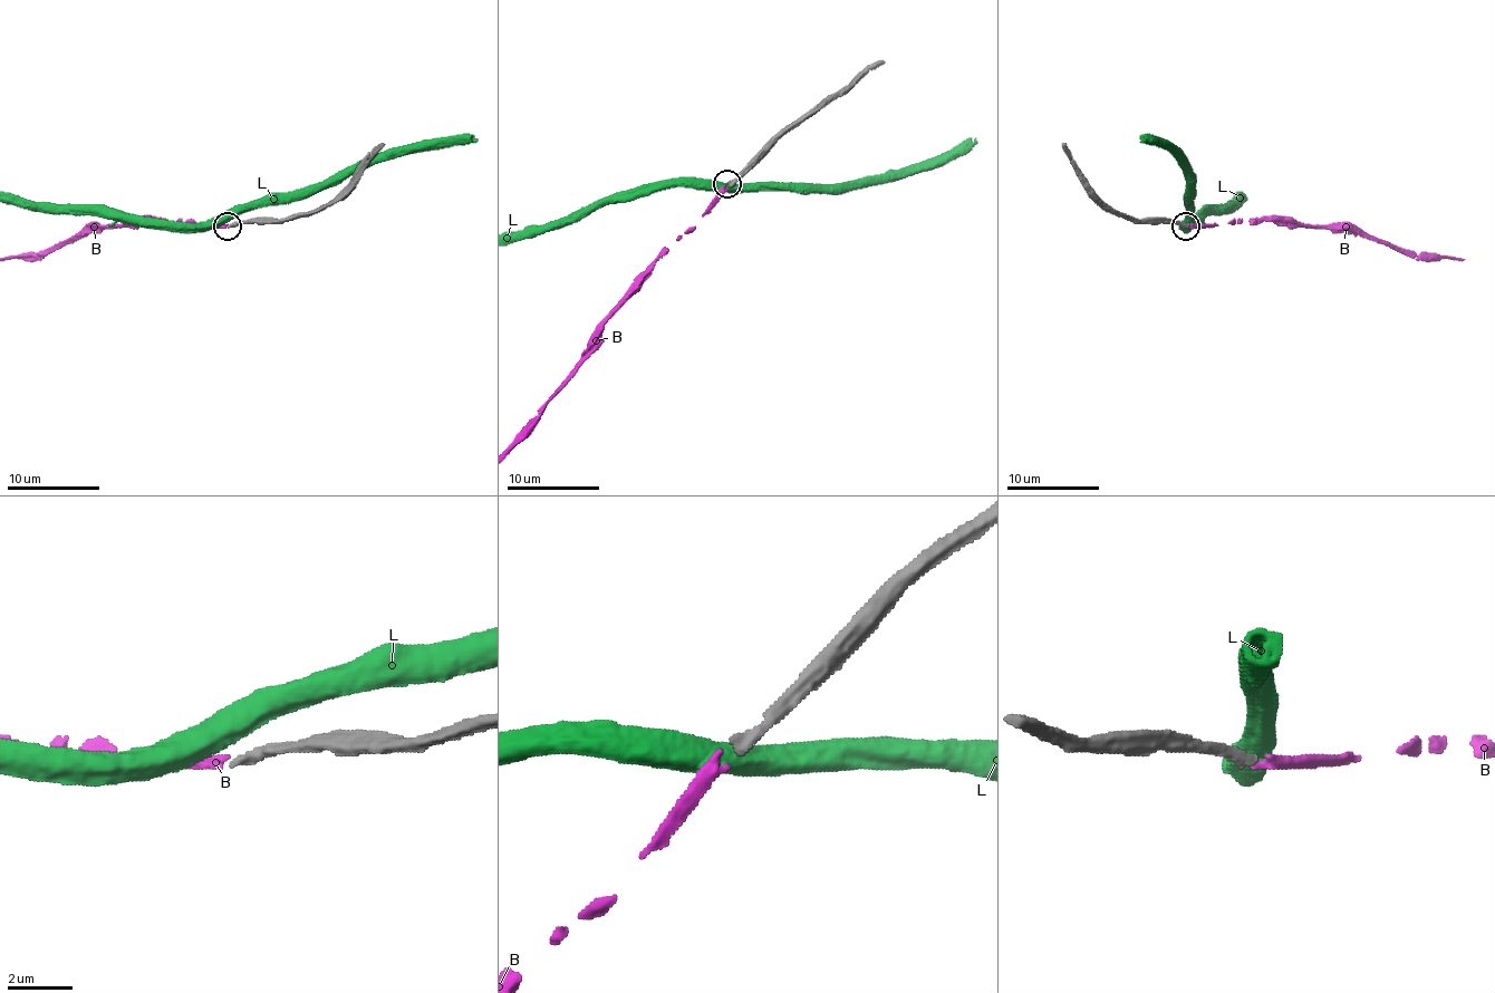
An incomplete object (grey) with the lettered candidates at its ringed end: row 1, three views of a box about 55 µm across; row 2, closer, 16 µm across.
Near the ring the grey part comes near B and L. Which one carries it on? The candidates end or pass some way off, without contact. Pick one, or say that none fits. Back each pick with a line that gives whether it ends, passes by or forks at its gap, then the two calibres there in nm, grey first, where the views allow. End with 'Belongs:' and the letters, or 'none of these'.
B: it ends | 320/280 nm
Belongs: B

